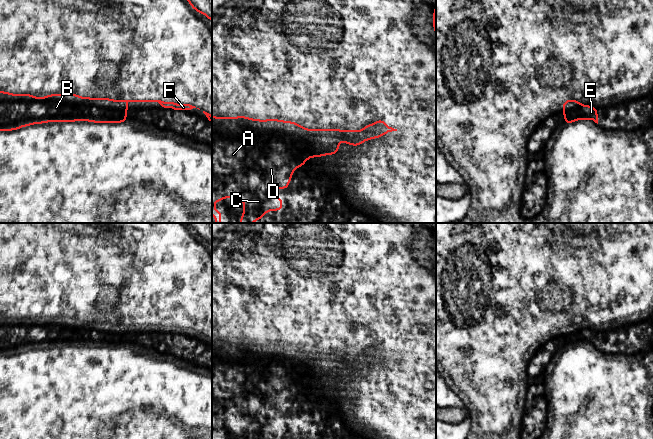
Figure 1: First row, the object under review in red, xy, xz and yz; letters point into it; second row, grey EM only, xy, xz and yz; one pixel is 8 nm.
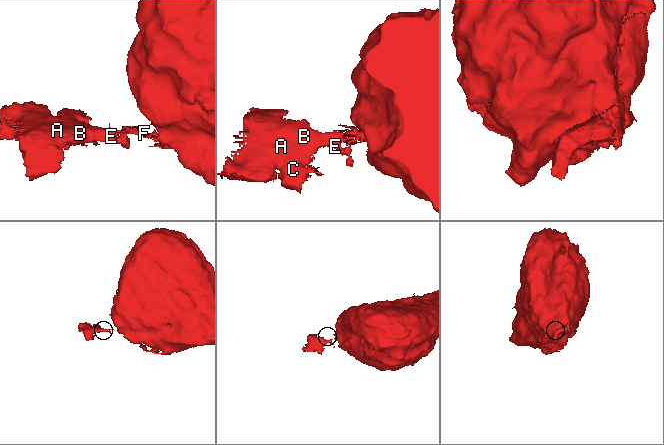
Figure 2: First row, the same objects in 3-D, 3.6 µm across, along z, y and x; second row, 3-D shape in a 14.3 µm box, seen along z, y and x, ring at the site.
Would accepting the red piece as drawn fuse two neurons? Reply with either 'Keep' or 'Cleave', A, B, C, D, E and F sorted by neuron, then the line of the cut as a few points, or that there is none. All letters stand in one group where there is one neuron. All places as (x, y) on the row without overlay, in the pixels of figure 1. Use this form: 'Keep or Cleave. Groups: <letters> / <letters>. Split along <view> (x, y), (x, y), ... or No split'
Cleave. Groups: A B C D E / F. Split along xz (336, 354), (345, 356), (347, 362)

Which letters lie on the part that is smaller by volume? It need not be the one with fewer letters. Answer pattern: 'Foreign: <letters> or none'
Foreign: A, B, C, D, E

